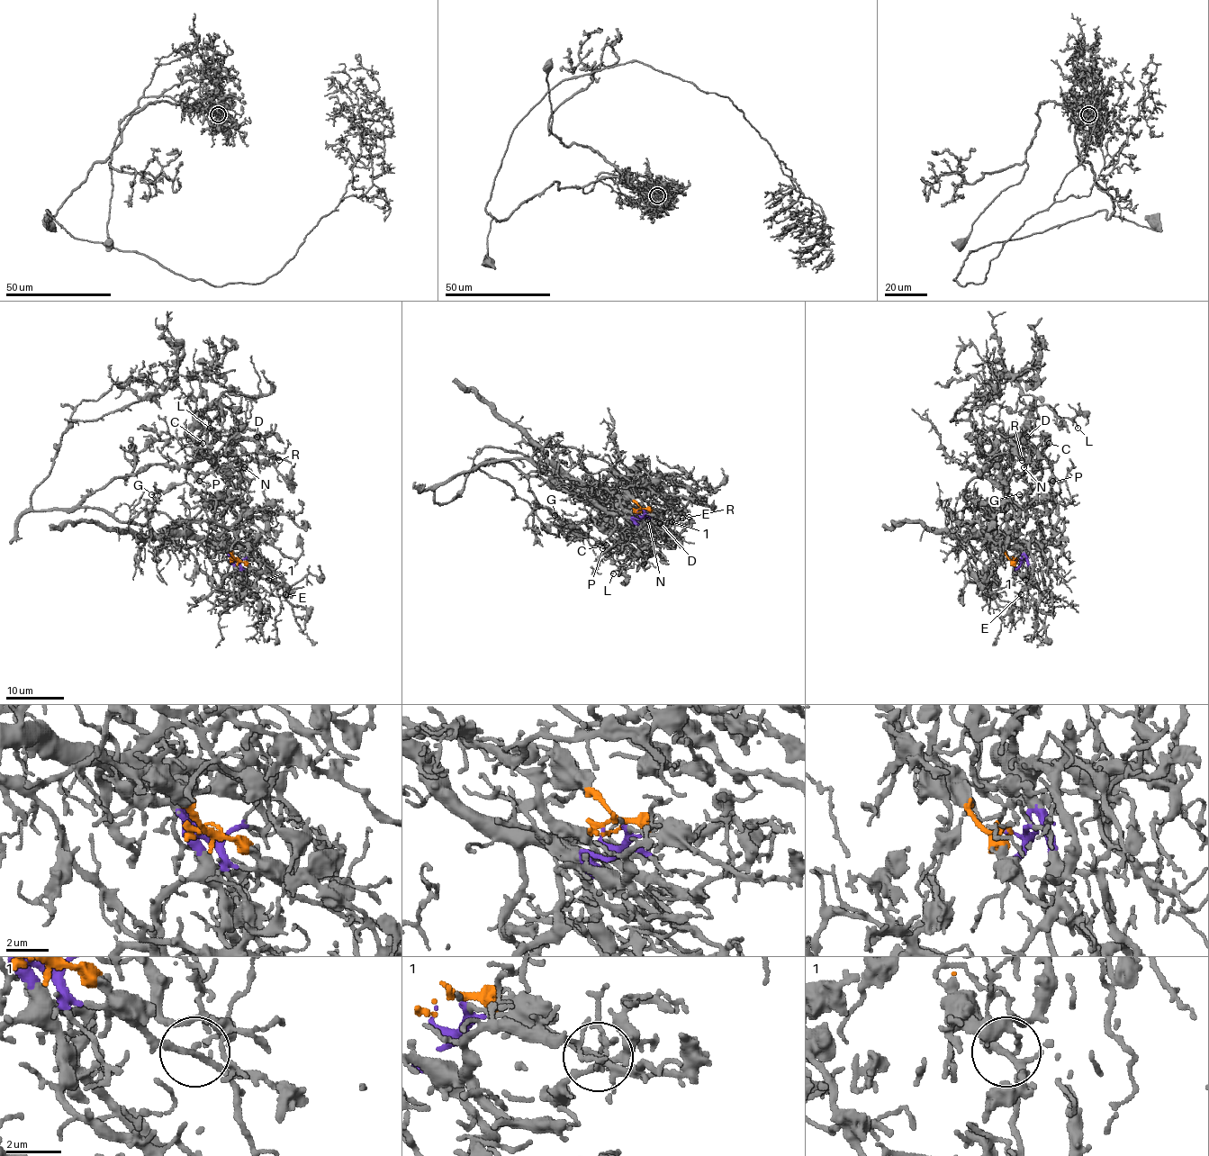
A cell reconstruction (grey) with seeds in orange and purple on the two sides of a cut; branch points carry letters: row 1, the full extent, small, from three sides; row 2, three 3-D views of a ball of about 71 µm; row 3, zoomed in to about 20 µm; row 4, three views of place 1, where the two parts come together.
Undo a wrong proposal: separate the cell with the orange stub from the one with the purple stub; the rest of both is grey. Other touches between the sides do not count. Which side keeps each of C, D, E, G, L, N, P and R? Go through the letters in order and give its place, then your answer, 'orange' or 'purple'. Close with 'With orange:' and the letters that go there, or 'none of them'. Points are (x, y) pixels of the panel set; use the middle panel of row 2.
C: at (606, 545); orange
D: at (660, 523); orange
E: at (689, 517); orange
G: at (554, 515); orange
L: at (613, 573); orange
N: at (647, 519); orange
P: at (602, 548); orange
R: at (682, 518); orange
With orange: C, D, E, G, L, N, P, R

